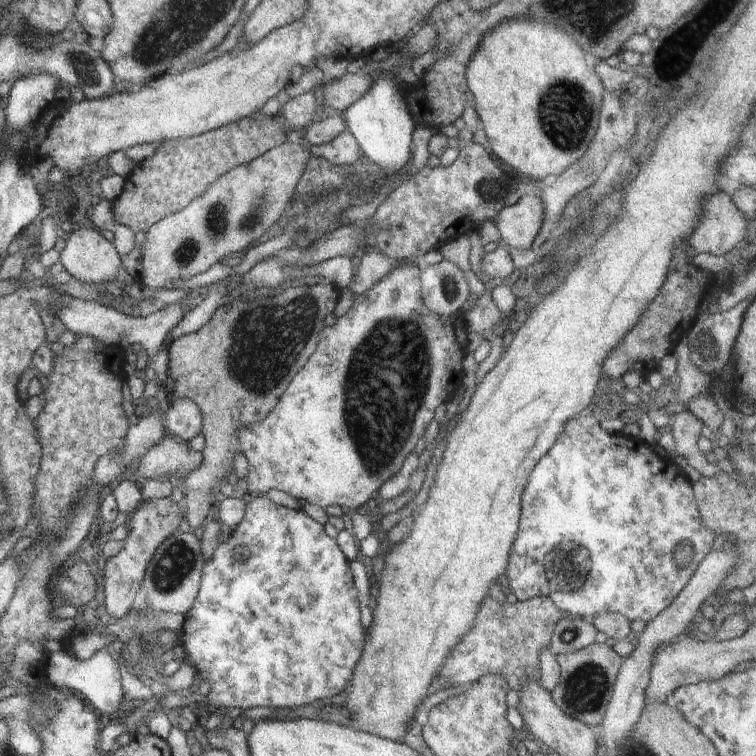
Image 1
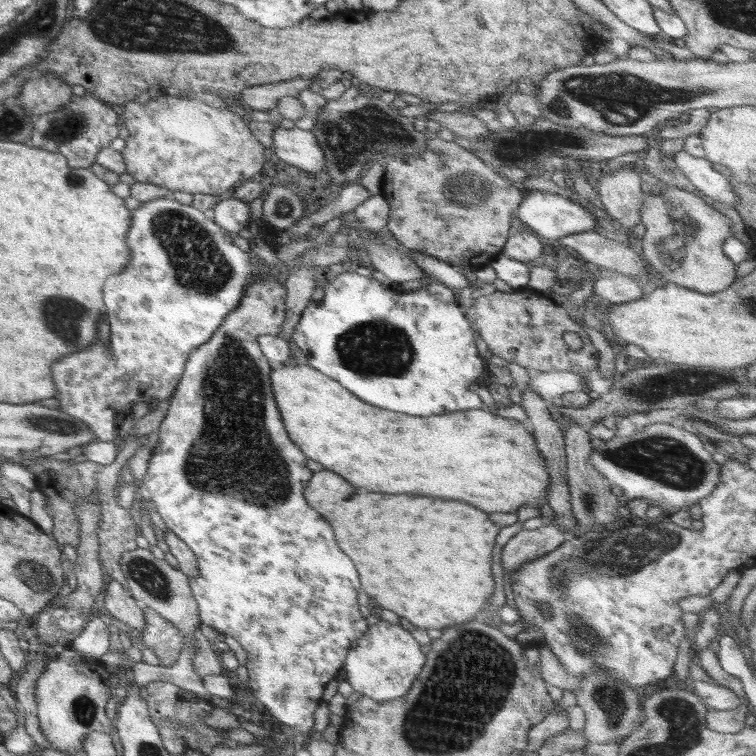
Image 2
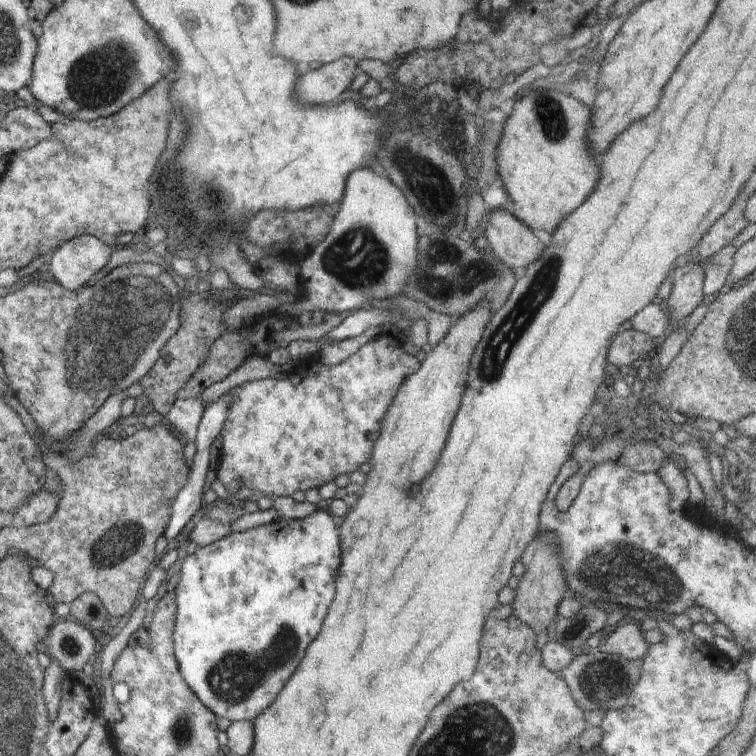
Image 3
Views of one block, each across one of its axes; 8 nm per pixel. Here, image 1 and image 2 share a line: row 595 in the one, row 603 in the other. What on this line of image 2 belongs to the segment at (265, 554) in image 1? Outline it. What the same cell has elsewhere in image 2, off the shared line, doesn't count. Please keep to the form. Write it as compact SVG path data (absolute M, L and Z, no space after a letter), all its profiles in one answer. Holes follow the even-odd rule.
M264 278L264 280L254 280L250 286L246 286L245 296L236 311L230 312L220 328L214 332L212 338L196 347L187 358L183 376L175 388L168 412L159 426L159 440L154 448L154 452L148 458L146 473L143 482L148 489L154 508L164 520L167 528L172 531L180 540L184 541L188 548L196 555L199 564L198 576L190 581L192 595L198 605L198 617L200 622L212 626L224 635L233 636L244 650L249 653L246 667L249 679L245 683L250 686L254 696L266 706L273 717L278 719L279 724L291 727L297 733L307 736L312 735L315 724L314 713L322 701L322 692L330 682L336 679L338 672L343 668L346 654L356 643L358 638L368 630L366 620L358 612L358 602L356 594L360 590L358 582L358 572L352 564L352 560L336 546L334 532L330 524L306 504L304 488L312 478L312 470L306 467L306 456L288 437L288 431L284 429L282 415L278 411L278 405L274 401L274 391L272 391L271 373L272 364L267 360L258 344L258 337L262 335L277 335L284 323L286 286L274 278ZM246 504L252 506L252 510L246 510ZM258 506L268 508L270 512L258 512ZM296 558L296 560L292 560ZM242 562L242 564L240 564ZM354 642L354 644L352 644ZM256 652L256 654L254 654Z

